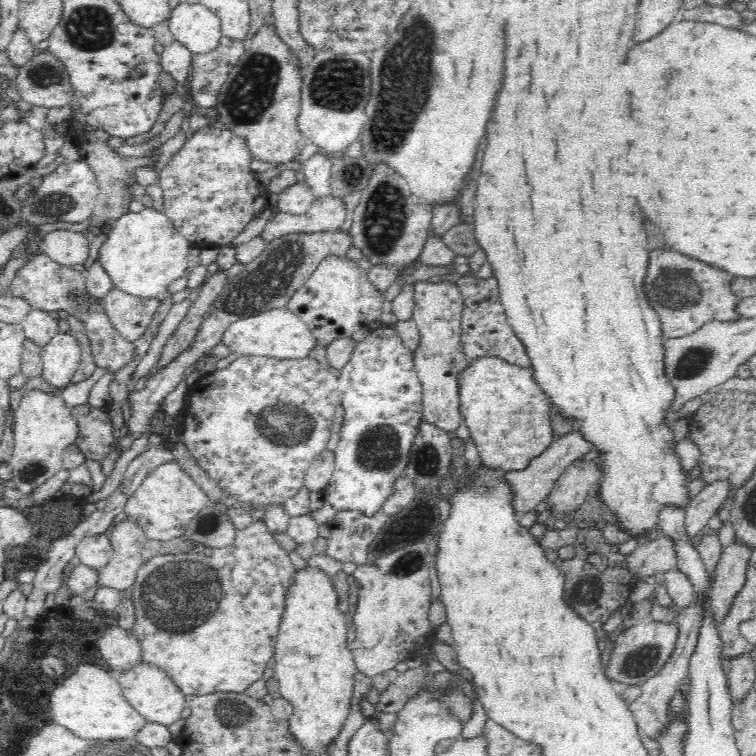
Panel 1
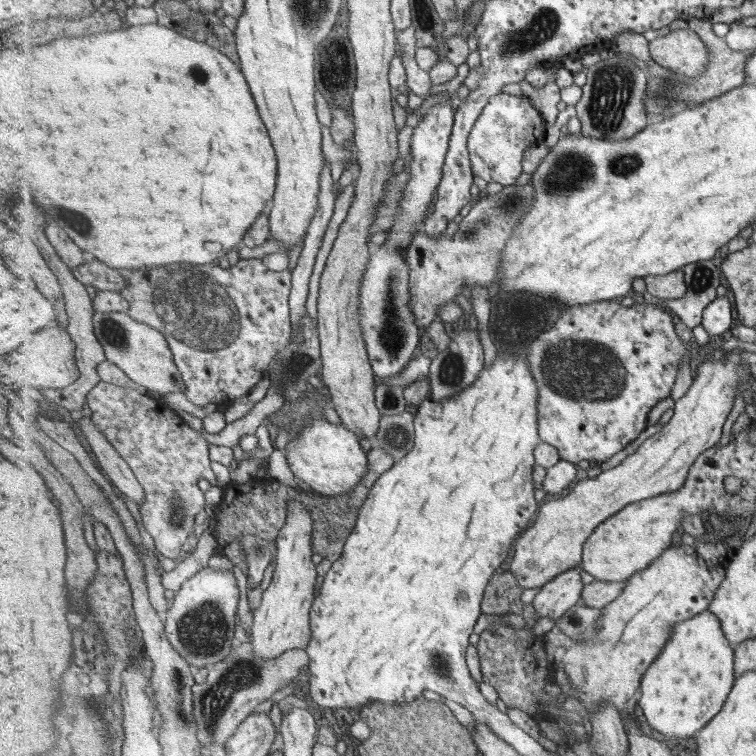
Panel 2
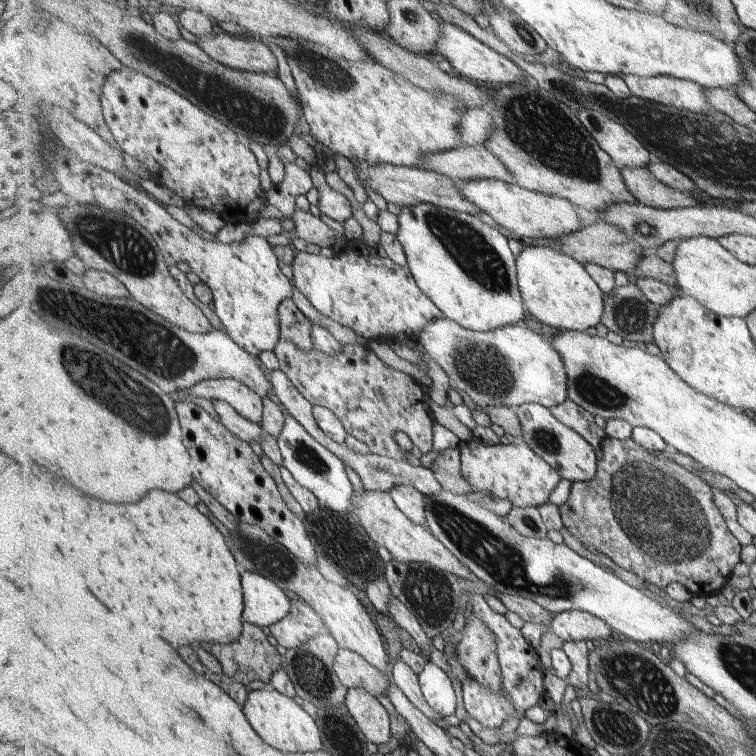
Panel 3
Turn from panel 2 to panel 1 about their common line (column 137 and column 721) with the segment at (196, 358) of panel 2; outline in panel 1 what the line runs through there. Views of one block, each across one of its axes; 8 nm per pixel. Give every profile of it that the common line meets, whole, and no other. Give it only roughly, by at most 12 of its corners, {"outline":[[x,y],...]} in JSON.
{"outline":[[650,252],[644,289],[664,338],[738,319],[725,271]]}

